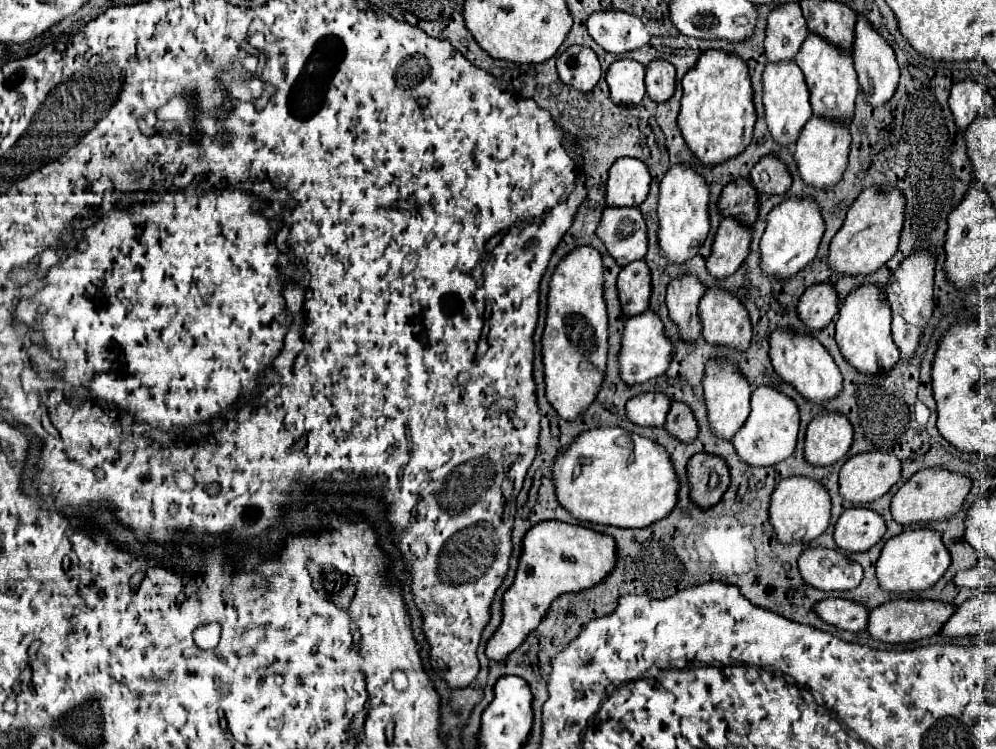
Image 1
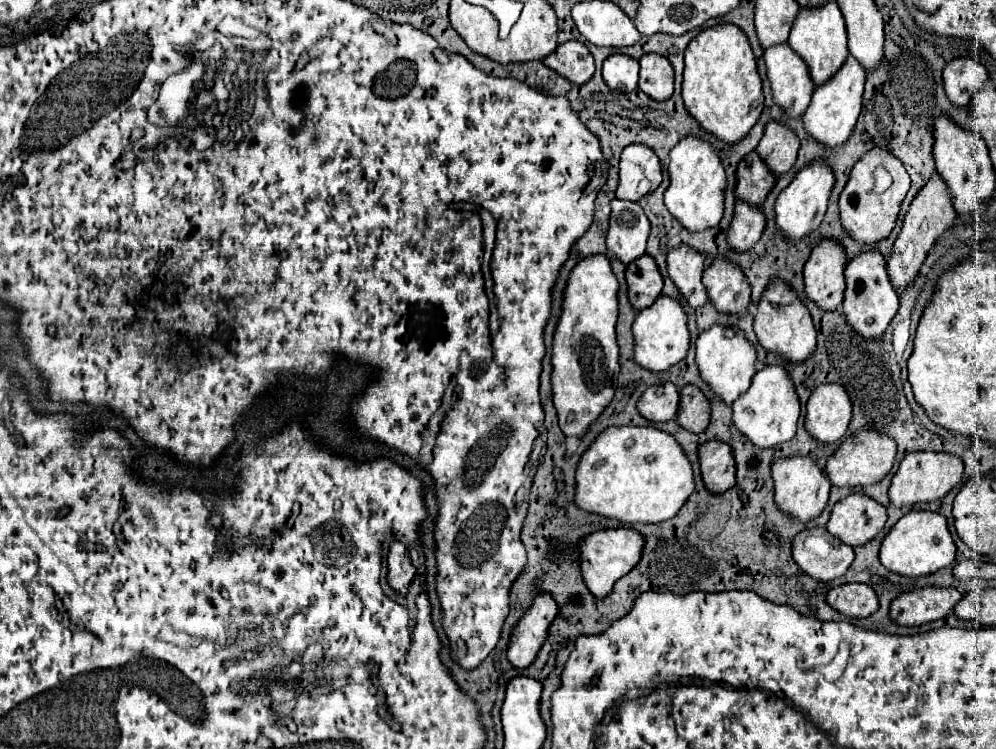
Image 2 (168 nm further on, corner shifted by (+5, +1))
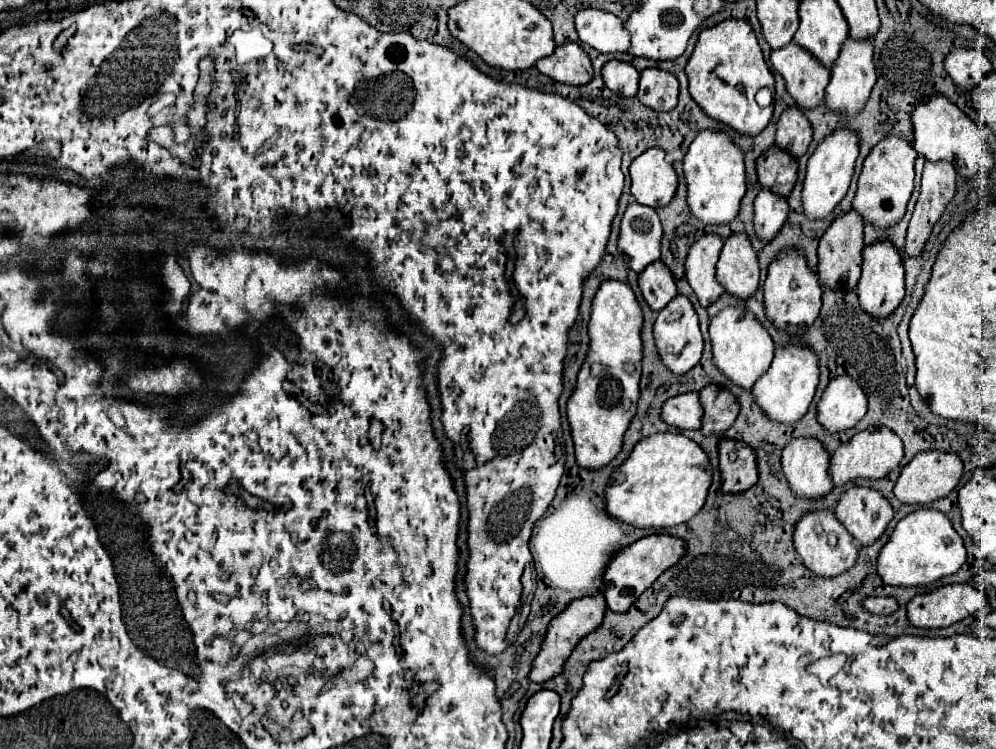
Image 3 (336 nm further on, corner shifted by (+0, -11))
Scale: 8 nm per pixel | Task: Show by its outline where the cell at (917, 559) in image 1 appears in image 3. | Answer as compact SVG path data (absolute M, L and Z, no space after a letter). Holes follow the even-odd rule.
M920 508L916 512L910 512L896 524L890 540L882 546L878 554L876 572L886 584L892 586L920 586L954 574L964 562L964 540L952 528L952 522L934 508Z

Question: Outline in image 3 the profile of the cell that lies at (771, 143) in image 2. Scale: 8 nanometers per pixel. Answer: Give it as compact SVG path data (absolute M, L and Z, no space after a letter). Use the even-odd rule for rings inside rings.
M798 106L782 112L776 130L776 146L800 158L812 140L812 126Z

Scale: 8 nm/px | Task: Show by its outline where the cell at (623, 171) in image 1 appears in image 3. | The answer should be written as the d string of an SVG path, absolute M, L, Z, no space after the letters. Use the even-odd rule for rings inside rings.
M650 148L640 154L630 166L630 178L634 200L652 208L670 204L678 188L676 170L664 160L662 148Z

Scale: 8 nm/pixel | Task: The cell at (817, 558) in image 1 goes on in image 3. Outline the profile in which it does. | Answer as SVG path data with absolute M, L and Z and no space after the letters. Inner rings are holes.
M814 510L802 514L794 526L794 548L804 560L804 566L818 576L838 576L850 570L858 558L858 544L838 522L834 510Z

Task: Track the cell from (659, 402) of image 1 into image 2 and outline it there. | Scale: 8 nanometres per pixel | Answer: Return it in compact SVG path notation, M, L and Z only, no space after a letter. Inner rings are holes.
M667 382L647 388L641 400L637 400L637 412L649 422L667 422L675 418L677 404L679 404L679 390L675 384Z

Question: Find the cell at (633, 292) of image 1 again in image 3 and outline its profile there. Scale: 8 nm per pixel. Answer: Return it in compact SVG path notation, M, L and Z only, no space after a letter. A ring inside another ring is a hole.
M660 260L646 266L644 272L638 274L638 284L644 294L644 300L656 312L662 310L678 294L672 272Z

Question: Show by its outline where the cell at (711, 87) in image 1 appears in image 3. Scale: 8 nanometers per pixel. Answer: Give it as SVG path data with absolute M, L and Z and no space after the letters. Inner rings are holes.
M728 18L712 28L702 30L688 60L686 74L692 98L710 118L724 122L748 136L756 136L768 126L772 118L772 106L758 106L754 96L764 86L774 88L774 76L768 70L756 34L746 20Z

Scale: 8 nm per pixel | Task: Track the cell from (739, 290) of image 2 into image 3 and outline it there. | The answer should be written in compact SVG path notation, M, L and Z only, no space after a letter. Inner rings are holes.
M744 232L732 234L722 248L716 264L716 278L726 292L746 300L758 288L758 256Z

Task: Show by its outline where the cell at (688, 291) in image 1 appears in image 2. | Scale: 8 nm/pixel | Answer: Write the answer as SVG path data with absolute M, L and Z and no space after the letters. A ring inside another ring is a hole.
M685 244L667 254L669 278L673 280L675 288L681 292L681 296L693 310L701 308L707 302L707 294L701 284L703 260L705 260L703 254L695 252Z

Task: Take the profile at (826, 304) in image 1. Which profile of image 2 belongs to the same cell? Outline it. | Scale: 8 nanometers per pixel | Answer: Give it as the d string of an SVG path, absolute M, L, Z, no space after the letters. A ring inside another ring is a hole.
M829 240L815 246L805 264L805 296L825 312L835 312L843 302L845 266L845 250Z

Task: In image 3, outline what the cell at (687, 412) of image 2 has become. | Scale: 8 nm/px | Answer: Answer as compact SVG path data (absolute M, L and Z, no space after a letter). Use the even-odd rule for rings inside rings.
M708 384L700 390L700 402L704 406L704 434L724 434L740 412L736 396L716 384Z

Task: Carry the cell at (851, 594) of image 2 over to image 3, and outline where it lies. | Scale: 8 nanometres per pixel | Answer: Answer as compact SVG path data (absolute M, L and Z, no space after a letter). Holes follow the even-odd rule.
M878 596L864 600L864 608L872 614L892 614L898 610L898 600L892 596Z

